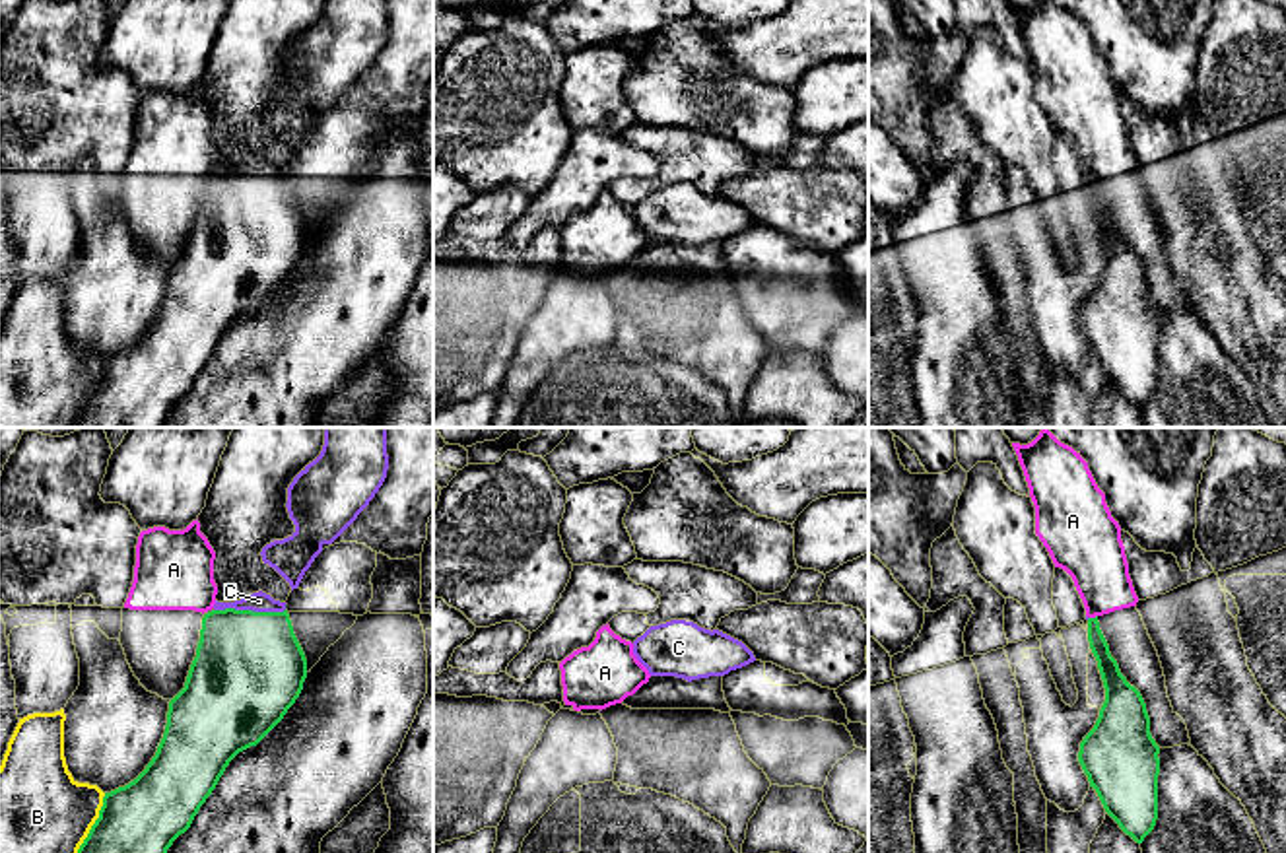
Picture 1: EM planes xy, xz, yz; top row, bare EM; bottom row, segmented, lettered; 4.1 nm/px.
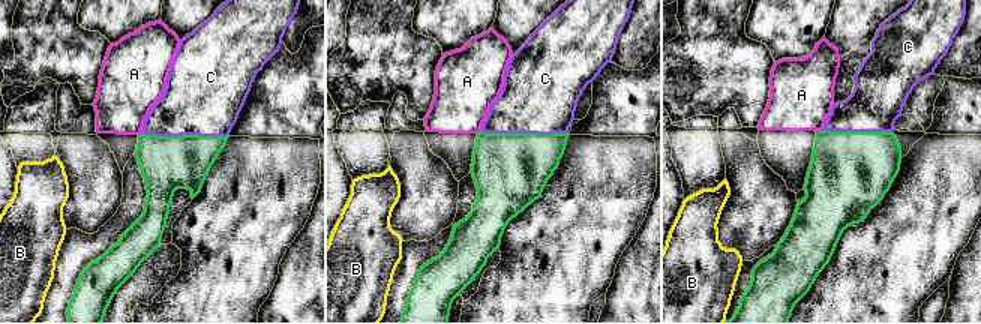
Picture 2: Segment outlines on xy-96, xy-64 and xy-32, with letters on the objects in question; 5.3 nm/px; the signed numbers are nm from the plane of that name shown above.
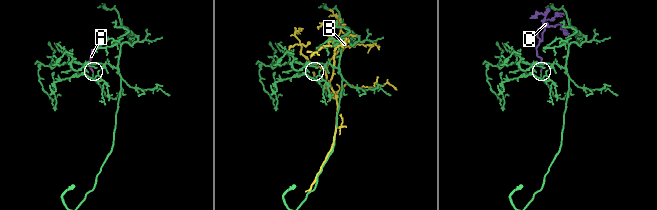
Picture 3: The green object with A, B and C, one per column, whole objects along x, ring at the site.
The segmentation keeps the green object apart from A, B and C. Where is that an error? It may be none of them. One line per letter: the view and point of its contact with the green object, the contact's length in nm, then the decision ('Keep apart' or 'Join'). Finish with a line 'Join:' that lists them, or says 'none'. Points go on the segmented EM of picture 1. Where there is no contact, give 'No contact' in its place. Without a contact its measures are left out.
A: Touches green at yz (1092, 618). Shared border 40 nm. Keep apart
B: Touches green at xy (96, 822). Shared border 280 nm. Keep apart
C: Touches green at xy (249, 611). Shared border 300 nm. Join
Join: C

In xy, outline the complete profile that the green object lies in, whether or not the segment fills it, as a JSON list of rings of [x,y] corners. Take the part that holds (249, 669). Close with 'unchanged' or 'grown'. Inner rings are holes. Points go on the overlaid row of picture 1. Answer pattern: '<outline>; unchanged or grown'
[[[258,591],[218,602],[204,614],[196,657],[185,688],[169,701],[155,756],[128,785],[105,793],[99,818],[78,853],[167,853],[216,789],[229,762],[256,746],[303,690],[307,659],[286,602]]]; grown

